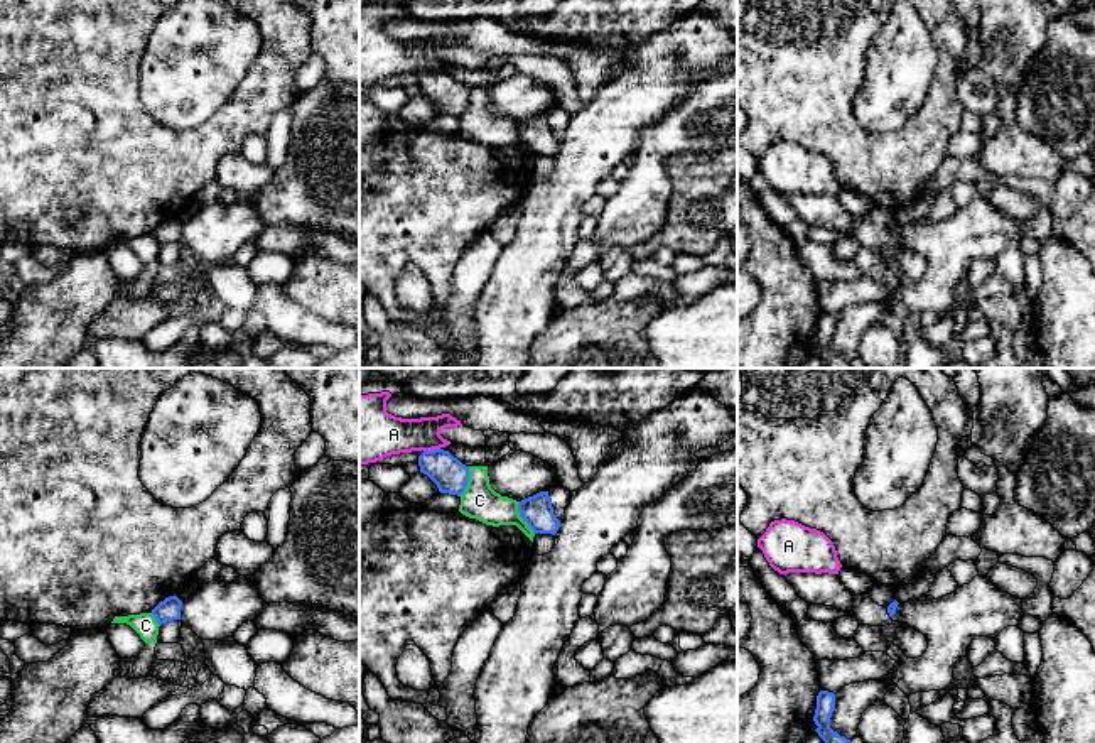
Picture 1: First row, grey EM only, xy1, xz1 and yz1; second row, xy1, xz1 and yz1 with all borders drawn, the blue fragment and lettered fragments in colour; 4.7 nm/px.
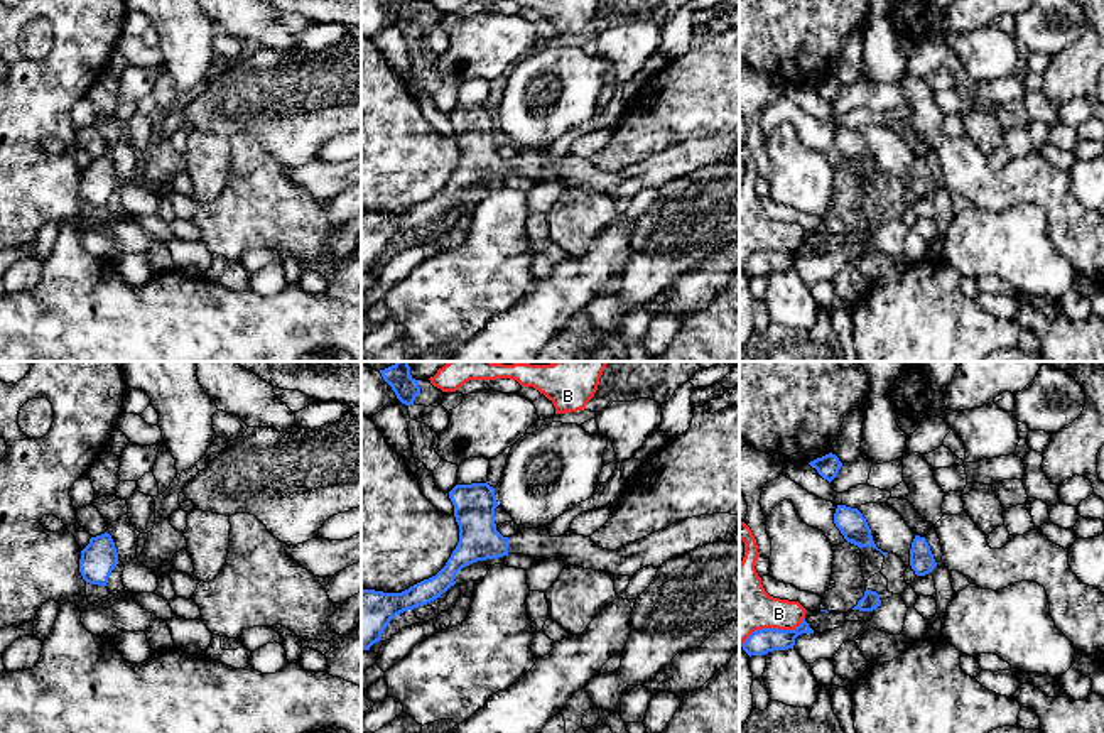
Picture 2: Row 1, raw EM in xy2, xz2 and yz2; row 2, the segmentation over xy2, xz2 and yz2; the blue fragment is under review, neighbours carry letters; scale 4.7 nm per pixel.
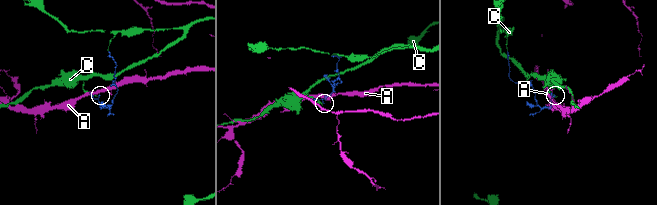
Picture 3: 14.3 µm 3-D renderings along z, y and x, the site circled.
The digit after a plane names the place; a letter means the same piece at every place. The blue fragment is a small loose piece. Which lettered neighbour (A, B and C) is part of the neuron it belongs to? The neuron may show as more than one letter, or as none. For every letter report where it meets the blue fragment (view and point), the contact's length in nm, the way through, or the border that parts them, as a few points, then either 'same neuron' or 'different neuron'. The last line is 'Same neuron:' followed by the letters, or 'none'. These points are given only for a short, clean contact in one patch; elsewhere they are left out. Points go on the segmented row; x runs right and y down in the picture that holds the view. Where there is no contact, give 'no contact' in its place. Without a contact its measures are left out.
A: xz1 (431, 451) | 80 nm | along xz1 (439, 448), (424, 451) | different neuron
B: yz2 (772, 629) | 340 nm | different neuron
C: xz1 (522, 517) | 180 nm | different neuron
Same neuron: none

